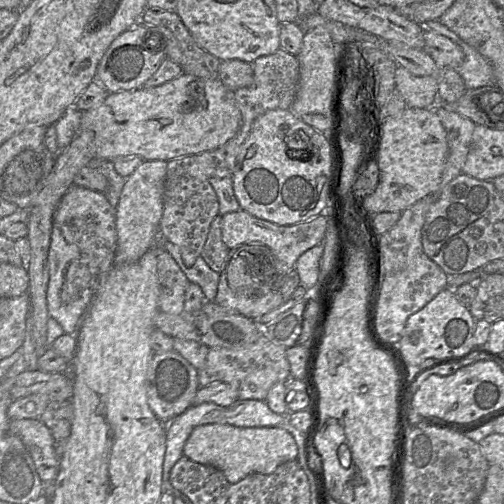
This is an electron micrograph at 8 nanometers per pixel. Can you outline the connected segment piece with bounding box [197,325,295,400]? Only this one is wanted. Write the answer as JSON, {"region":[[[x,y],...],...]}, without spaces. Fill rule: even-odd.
{"region":[[[259,325],[258,338],[253,343],[235,348],[209,347],[204,366],[197,370],[201,387],[212,382],[229,383],[235,388],[240,400],[265,400],[268,391],[275,383],[295,379],[291,377],[286,347],[272,342]]]}

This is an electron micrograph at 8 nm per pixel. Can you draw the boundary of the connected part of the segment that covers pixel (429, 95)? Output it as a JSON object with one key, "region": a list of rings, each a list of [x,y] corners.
{"region":[[[401,66],[396,67],[395,89],[409,108],[429,108],[438,100],[437,81],[431,76],[415,76]]]}

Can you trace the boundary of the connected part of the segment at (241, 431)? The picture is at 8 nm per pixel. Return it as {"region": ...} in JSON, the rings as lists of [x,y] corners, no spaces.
{"region":[[[206,424],[197,426],[191,432],[184,445],[183,455],[191,461],[220,470],[230,483],[237,483],[250,474],[270,474],[279,465],[295,460],[298,456],[298,446],[289,432],[278,427],[243,428],[228,424]]]}

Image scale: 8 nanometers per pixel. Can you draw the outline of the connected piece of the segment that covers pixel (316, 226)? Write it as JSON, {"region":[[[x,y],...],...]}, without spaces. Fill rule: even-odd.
{"region":[[[238,210],[222,215],[222,240],[229,249],[237,248],[243,244],[261,243],[267,246],[274,257],[275,272],[278,276],[285,276],[294,269],[297,259],[308,249],[319,244],[325,235],[327,215],[325,212],[304,222],[281,226],[270,221],[256,218],[245,210]]]}

